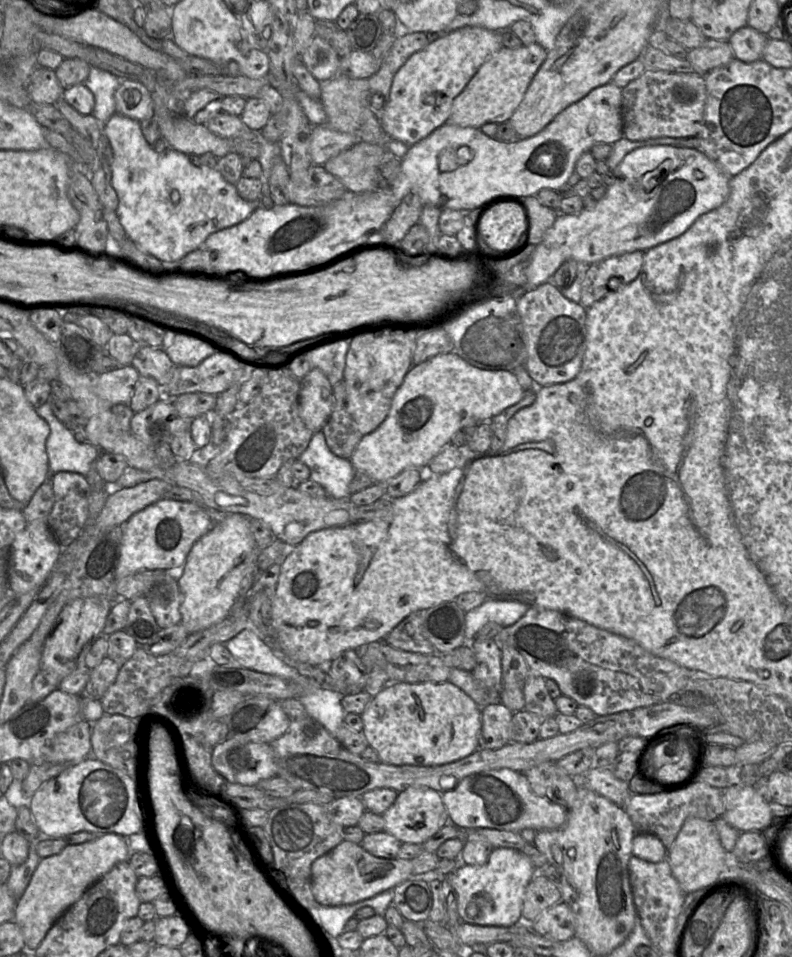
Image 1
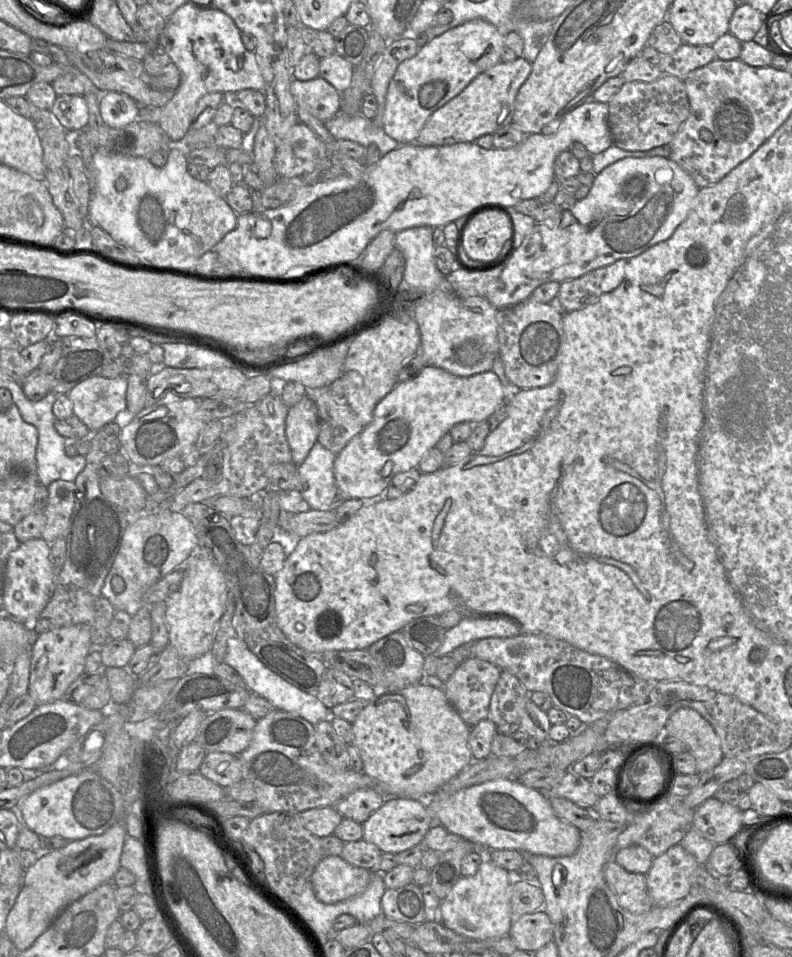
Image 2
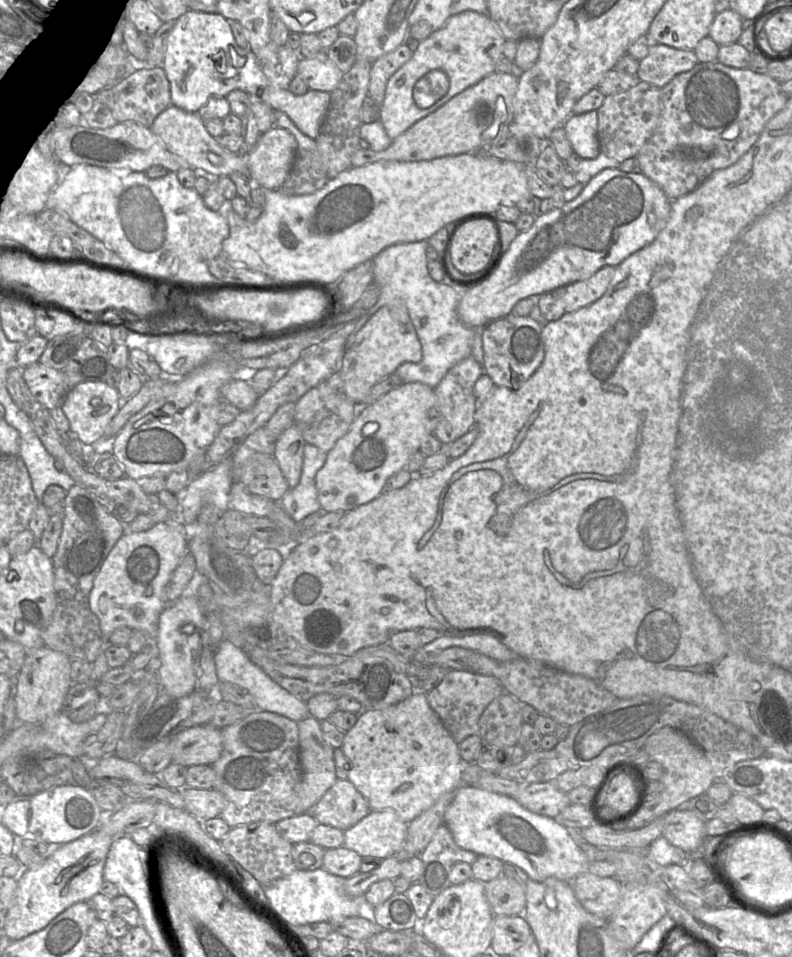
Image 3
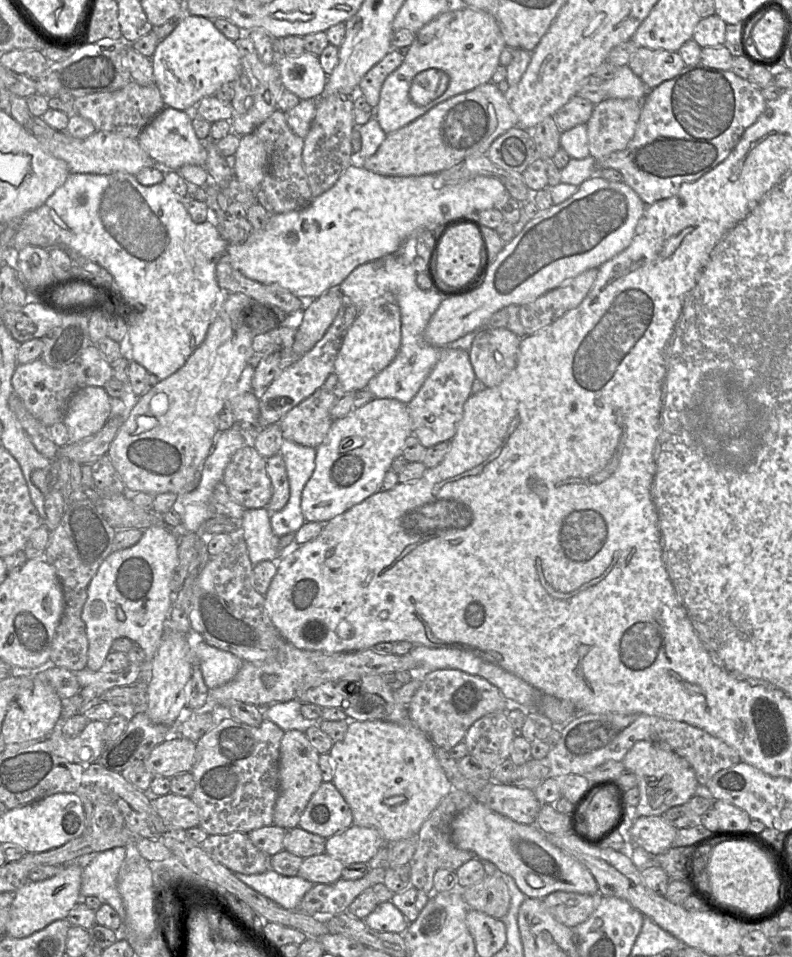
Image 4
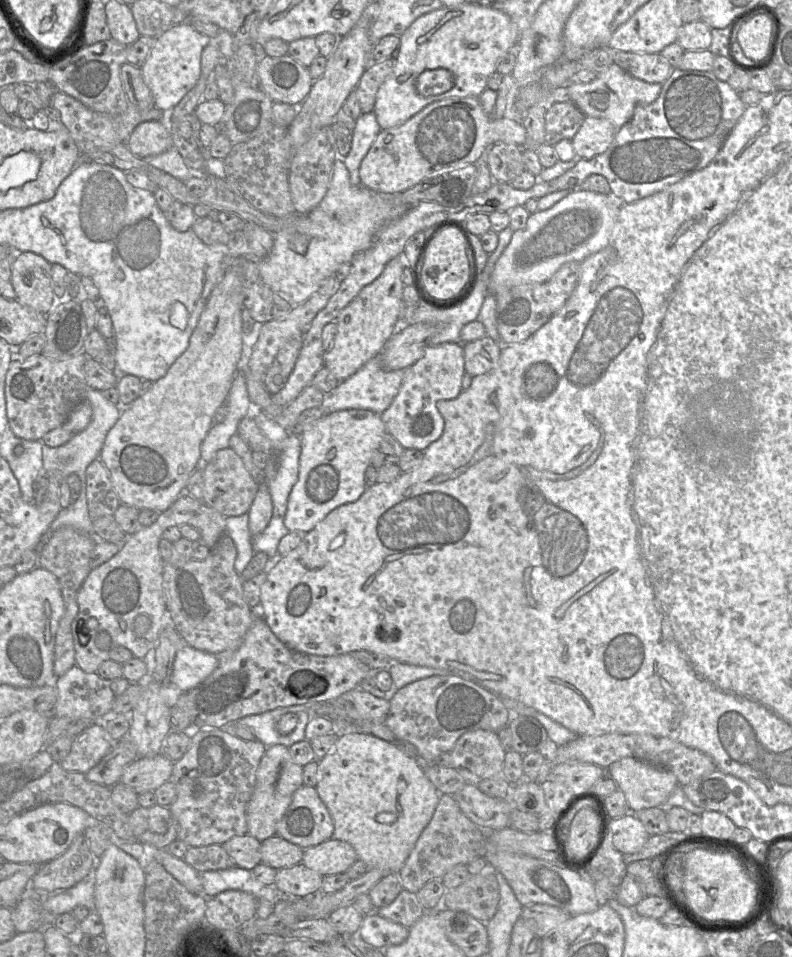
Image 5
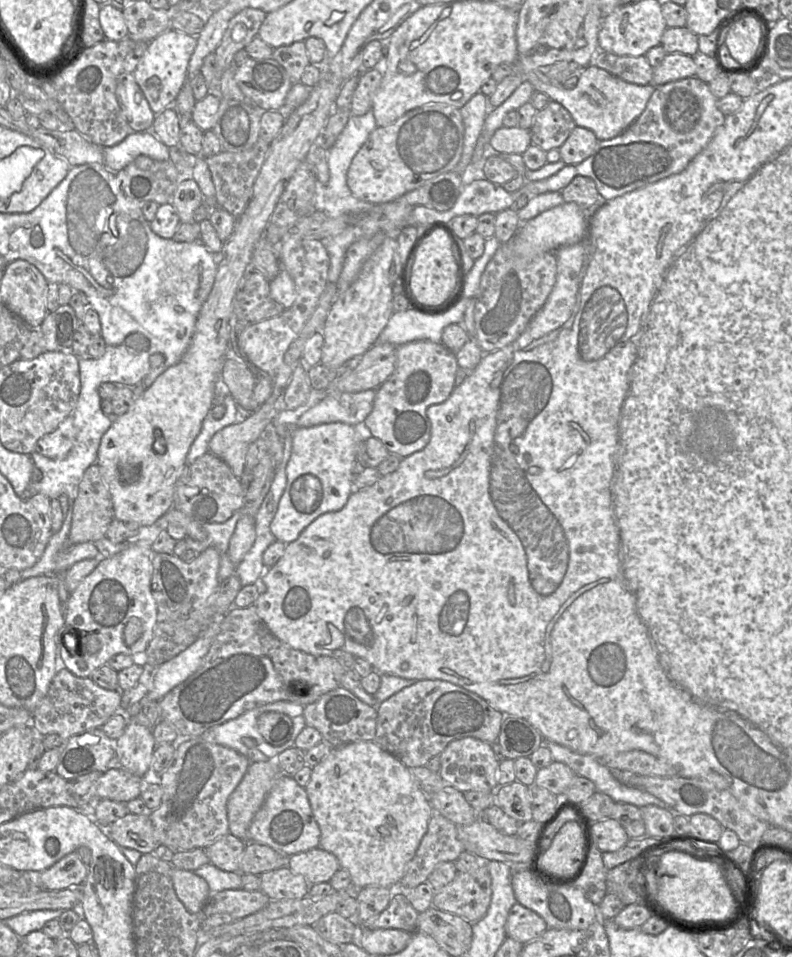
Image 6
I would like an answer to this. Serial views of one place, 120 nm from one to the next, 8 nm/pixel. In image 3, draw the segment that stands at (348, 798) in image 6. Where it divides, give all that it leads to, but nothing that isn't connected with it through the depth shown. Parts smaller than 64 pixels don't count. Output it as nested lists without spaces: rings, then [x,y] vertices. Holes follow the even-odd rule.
[[[412,693],[407,699],[380,710],[365,710],[358,715],[355,725],[345,733],[341,749],[351,763],[351,770],[347,779],[367,799],[372,811],[391,808],[405,822],[410,823],[417,816],[429,809],[441,796],[456,789],[461,784],[464,762],[459,753],[459,744],[444,727],[438,715],[430,707],[425,693]]]

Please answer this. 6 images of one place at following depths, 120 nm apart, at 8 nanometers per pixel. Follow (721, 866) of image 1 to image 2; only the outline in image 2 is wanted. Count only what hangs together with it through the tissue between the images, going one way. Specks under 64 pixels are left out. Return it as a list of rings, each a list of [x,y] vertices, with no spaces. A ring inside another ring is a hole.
[[[679,843],[653,859],[646,873],[646,884],[654,907],[665,907],[686,897],[692,888],[692,874],[701,865]]]

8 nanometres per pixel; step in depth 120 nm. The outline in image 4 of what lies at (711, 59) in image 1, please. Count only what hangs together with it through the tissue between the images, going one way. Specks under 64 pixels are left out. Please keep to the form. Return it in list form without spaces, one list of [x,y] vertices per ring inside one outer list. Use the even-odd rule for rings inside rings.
[[[638,48],[629,59],[627,66],[649,89],[678,75],[686,66],[677,51]]]

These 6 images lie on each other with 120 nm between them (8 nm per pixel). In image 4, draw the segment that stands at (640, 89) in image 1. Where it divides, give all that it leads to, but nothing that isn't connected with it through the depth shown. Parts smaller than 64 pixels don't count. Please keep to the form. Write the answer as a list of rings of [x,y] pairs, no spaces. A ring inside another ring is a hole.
[[[610,98],[595,105],[586,123],[590,156],[597,160],[626,148],[635,134],[642,101]]]

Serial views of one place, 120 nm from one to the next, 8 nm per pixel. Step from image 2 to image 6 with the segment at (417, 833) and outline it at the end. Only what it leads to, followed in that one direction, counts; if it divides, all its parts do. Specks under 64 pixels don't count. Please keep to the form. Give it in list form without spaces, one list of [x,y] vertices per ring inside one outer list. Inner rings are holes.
[[[320,847],[290,856],[287,867],[302,875],[310,885],[329,882],[341,869],[337,857]]]

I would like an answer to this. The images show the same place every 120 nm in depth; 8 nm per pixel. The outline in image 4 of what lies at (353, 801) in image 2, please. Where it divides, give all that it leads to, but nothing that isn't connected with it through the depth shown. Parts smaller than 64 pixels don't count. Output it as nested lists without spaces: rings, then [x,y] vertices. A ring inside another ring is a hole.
[[[329,781],[323,782],[312,795],[300,817],[298,827],[327,839],[351,825],[353,825],[353,814],[350,806],[335,785]]]

